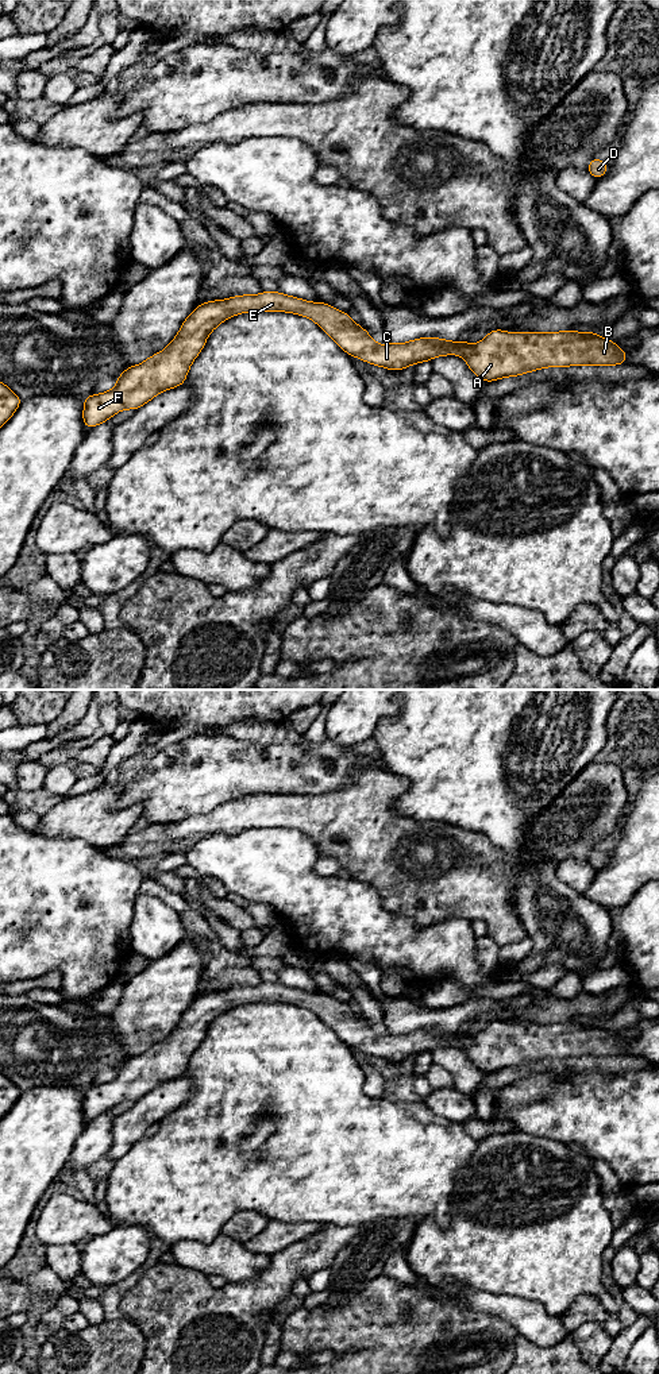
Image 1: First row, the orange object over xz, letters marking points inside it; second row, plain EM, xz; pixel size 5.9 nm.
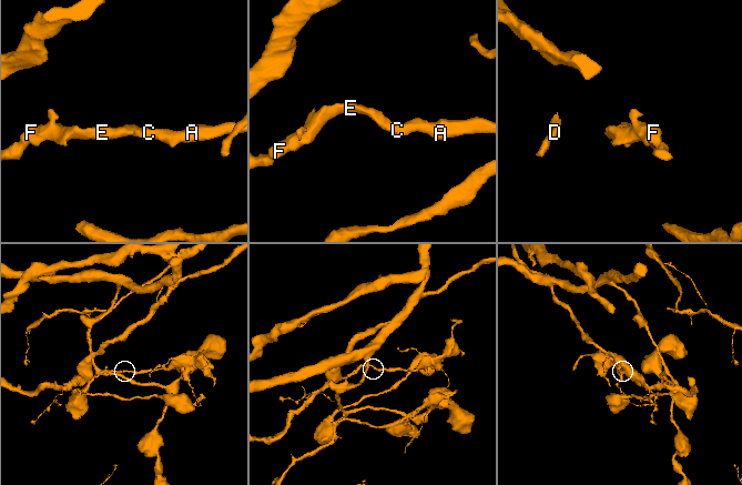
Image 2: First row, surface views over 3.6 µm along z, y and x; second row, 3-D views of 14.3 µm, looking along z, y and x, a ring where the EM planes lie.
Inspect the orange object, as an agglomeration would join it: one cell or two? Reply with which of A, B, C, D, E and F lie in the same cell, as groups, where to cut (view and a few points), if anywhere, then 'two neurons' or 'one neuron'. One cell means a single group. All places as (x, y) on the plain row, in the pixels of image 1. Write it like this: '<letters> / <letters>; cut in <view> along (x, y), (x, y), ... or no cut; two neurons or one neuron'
A B C D E F; no cut; one neuron

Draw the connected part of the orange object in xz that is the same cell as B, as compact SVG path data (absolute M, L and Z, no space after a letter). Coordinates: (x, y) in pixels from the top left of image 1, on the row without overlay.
M262 983L197 996L163 1042L124 1061L112 1081L82 1091L85 1119L107 1114L123 1100L136 1101L159 1084L184 1076L189 1058L217 1016L239 1004L262 1001L312 1010L350 1047L359 1047L366 1054L392 1062L444 1046L460 1046L483 1073L519 1068L544 1058L627 1055L625 1041L593 1022L509 1024L493 1020L477 1035L420 1028L402 1035L378 1037L348 1004L325 993L309 993L281 983Z

